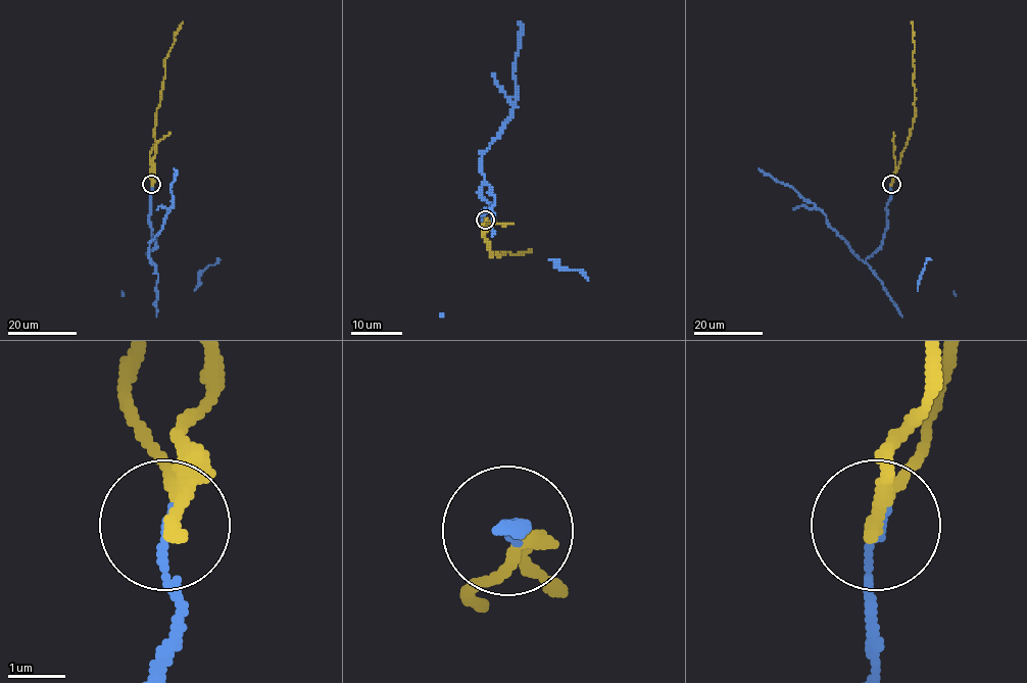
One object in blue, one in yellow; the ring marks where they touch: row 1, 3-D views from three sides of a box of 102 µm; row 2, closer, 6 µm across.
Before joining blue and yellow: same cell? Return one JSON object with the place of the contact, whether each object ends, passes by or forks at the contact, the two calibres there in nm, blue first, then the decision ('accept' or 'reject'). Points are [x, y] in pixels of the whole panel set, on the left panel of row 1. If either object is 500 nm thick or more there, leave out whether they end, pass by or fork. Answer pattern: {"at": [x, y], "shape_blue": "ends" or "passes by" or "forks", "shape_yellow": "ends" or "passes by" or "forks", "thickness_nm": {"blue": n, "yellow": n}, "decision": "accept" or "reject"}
{"at": [151, 184], "shape_blue": "ends", "shape_yellow": "passes by", "thickness_nm": {"blue": 160, "yellow": 200}, "decision": "reject"}

